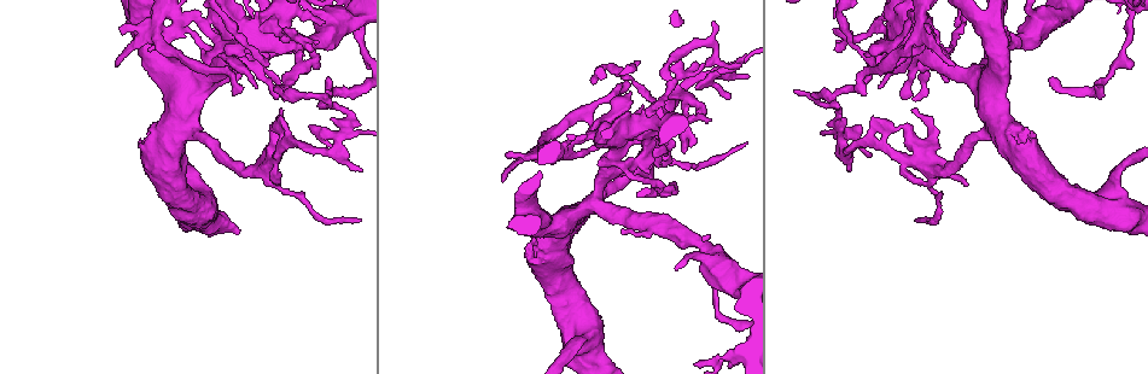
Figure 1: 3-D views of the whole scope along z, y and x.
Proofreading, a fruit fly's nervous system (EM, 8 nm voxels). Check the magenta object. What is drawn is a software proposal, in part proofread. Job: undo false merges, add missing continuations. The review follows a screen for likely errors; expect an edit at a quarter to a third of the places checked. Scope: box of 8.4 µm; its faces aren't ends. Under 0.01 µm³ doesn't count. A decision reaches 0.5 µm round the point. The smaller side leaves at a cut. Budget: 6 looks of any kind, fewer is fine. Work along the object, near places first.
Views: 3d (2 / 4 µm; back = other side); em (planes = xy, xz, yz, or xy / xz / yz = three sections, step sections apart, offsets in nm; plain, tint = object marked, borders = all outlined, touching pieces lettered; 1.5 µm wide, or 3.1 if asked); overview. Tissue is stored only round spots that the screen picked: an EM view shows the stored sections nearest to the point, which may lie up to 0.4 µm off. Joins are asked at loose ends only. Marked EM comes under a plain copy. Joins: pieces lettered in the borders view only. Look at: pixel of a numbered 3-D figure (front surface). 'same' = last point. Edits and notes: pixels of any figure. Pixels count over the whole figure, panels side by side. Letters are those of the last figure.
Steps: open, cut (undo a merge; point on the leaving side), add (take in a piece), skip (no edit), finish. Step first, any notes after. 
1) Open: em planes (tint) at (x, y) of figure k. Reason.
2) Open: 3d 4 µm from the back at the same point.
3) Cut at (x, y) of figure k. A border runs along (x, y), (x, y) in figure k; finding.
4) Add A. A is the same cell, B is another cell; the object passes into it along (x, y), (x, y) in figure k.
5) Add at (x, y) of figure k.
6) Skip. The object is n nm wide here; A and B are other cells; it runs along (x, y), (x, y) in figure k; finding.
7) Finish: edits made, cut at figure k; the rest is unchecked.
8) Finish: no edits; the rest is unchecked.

Open: em xy step 4 (tint) at (920, 181) of figure 1. Two arms at a narrow angle.

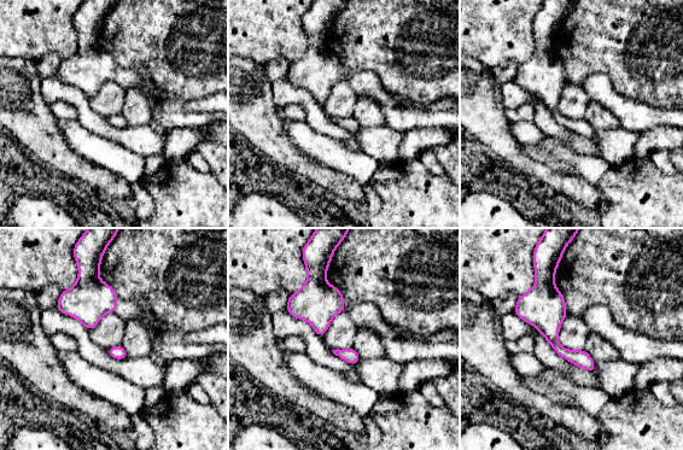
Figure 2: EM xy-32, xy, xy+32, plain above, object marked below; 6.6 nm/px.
Open: em planes (borders) at the same point. Cut it another way.

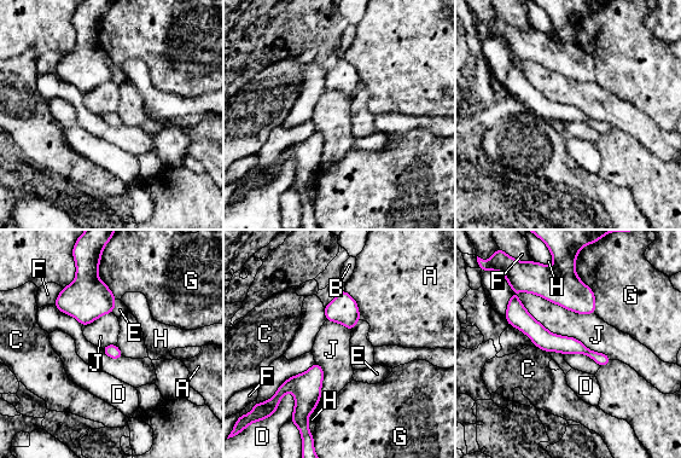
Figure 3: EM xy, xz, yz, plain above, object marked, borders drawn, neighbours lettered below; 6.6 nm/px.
Add E. E is the same cell, A, B, C, D, F, G, H and J are other cells; the object passes into it along (87, 297), (114, 306), (120, 309) in figure 3; it goes on there.

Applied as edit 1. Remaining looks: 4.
Open: em xz step 4 (borders) at (142, 38) of figure 1. Sudden change in width.

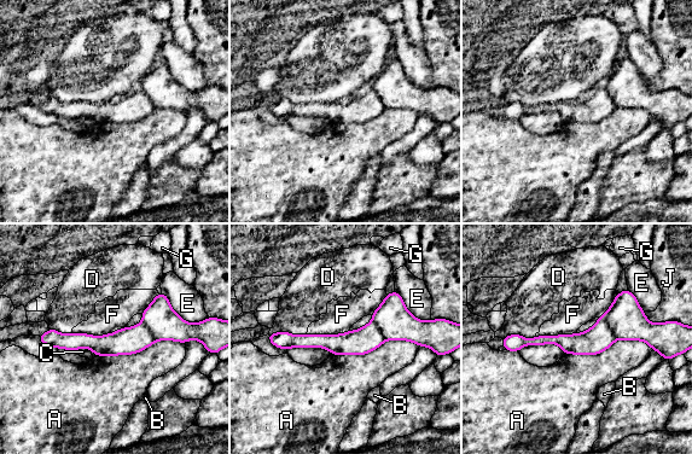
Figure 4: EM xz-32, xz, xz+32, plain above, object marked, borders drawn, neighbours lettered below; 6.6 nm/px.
Skip. A, B, C, D, E, F, G and J are other cells; a border runs along (652, 349), (564, 354) in figure 4; continuous, no second neuron.

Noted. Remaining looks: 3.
Open: em planes (borders) at (665, 68) of figure 1. Abrupt turn.

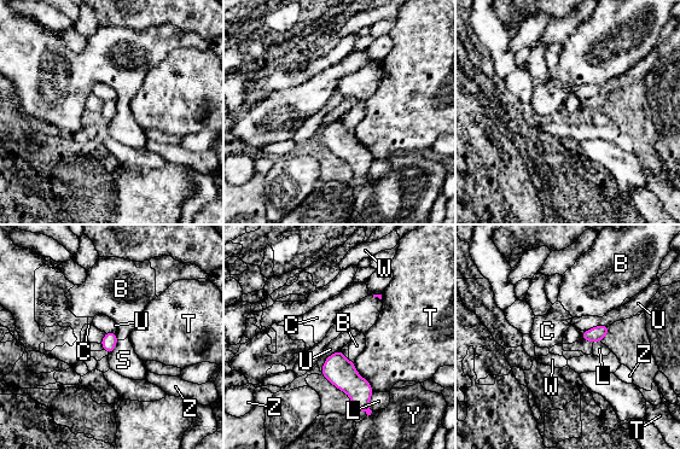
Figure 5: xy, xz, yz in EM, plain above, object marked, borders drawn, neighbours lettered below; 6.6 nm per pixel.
Skip. The object is 100 nm wide here; B, C, L, S, T, U, W, Y and Z are other cells; a border runs along (117, 340), (109, 354) in figure 5; all the same neuron.

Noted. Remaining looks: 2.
Finish: edits made, add at figure 3; the rest is unchecked.

